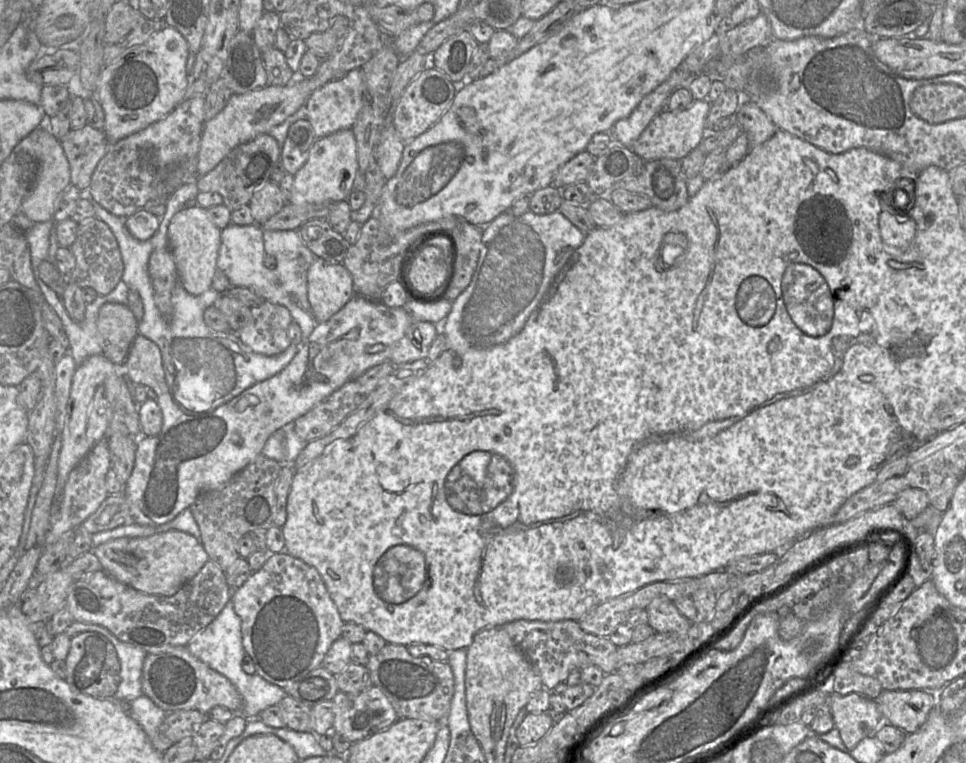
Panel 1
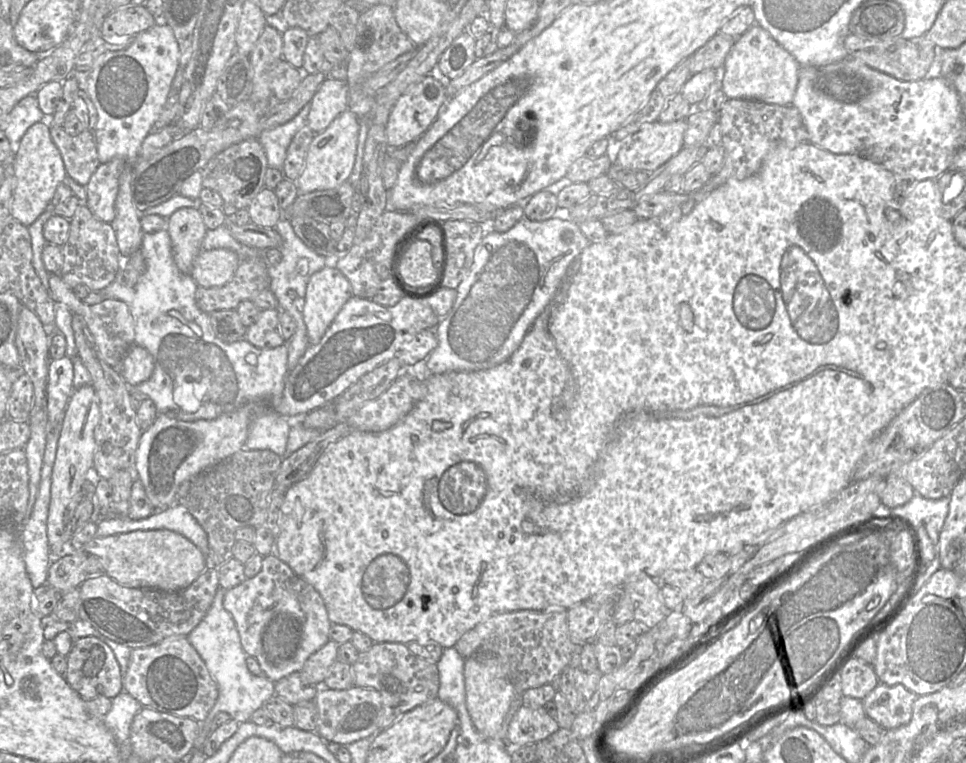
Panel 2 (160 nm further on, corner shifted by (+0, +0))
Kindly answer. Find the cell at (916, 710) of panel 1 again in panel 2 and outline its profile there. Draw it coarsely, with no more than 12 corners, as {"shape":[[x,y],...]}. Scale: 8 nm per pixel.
{"shape":[[879,682],[862,703],[884,729],[910,722],[917,697]]}

